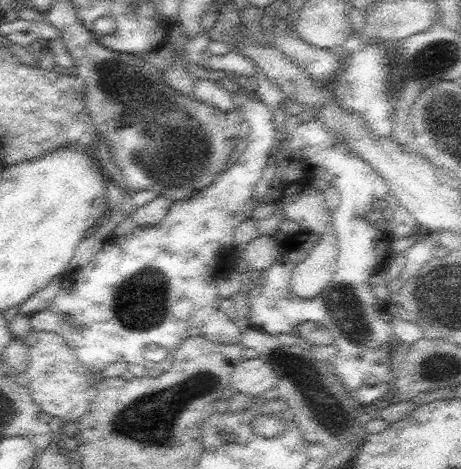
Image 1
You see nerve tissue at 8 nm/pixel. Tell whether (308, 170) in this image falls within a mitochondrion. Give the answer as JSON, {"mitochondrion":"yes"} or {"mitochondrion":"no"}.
{"mitochondrion":"no"}

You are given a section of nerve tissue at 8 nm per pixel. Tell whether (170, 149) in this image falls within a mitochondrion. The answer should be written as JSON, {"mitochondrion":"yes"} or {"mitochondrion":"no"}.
{"mitochondrion":"yes"}

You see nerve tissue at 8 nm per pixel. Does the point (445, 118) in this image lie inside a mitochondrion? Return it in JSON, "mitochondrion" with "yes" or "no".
{"mitochondrion":"yes"}

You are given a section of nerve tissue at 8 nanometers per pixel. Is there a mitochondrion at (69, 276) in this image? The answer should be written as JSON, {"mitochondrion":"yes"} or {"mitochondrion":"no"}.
{"mitochondrion":"no"}

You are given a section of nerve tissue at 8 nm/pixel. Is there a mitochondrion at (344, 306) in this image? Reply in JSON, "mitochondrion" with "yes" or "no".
{"mitochondrion":"yes"}

